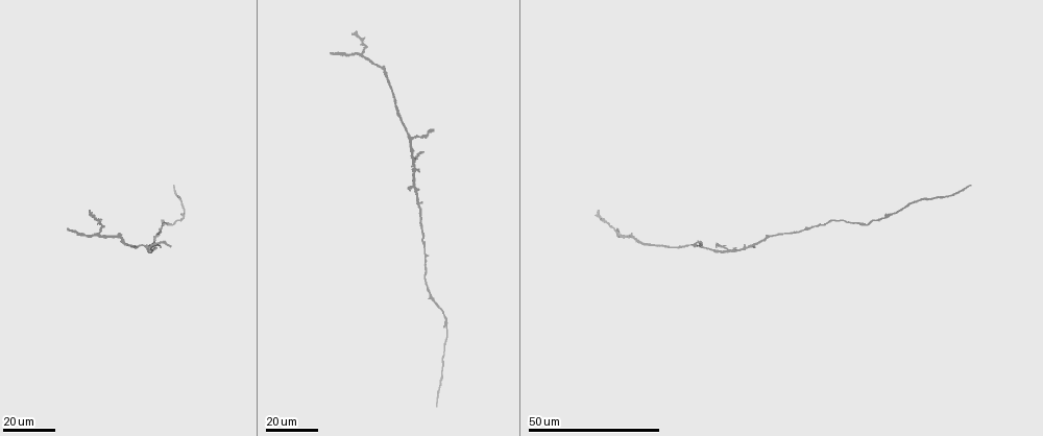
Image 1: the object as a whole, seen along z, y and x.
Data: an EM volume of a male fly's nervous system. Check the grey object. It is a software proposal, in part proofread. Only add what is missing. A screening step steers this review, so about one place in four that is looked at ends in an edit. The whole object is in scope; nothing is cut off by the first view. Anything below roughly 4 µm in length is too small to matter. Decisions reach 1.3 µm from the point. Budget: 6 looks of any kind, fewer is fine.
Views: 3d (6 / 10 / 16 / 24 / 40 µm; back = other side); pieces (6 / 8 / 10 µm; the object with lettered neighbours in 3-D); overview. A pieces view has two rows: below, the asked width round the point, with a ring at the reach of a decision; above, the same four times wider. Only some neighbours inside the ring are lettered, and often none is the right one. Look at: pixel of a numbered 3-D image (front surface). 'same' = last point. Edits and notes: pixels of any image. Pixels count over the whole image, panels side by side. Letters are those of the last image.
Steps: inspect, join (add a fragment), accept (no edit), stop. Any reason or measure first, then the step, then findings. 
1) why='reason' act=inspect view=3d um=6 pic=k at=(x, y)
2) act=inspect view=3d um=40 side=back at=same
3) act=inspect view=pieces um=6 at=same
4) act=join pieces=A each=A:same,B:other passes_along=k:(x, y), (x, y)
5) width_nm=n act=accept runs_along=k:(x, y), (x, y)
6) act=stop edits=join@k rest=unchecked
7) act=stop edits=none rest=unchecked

why='an open end' act=inspect view=3d um=24 pic=1 at=(330, 54)

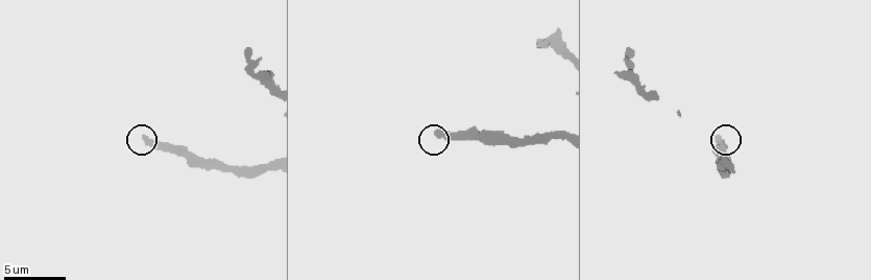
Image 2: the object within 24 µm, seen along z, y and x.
act=inspect view=pieces um=8 pic=2 at=(144, 139)

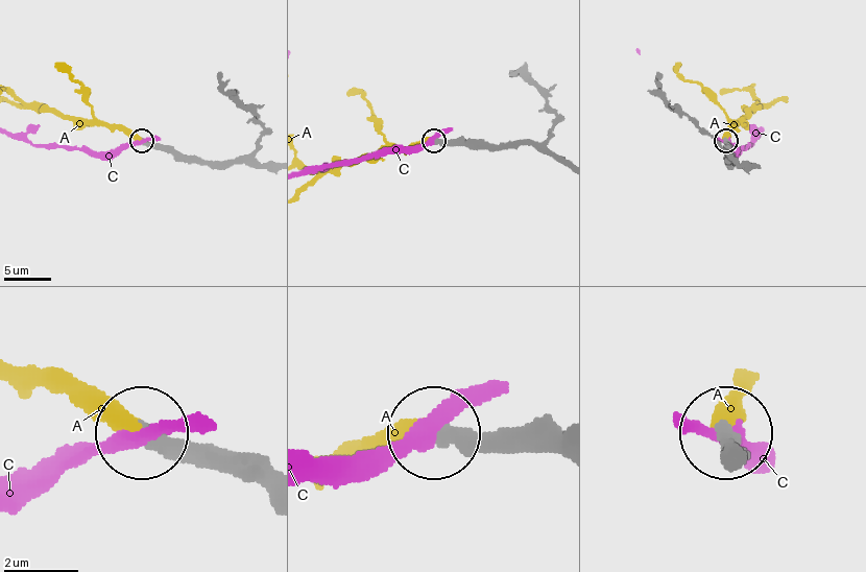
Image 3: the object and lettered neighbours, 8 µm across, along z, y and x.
width_nm=360 act=join pieces=A each=A:same,C:other found='the cell continues'

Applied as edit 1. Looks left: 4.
why='stops while still wide' act=inspect view=3d um=24 pic=1 at=(168, 245)

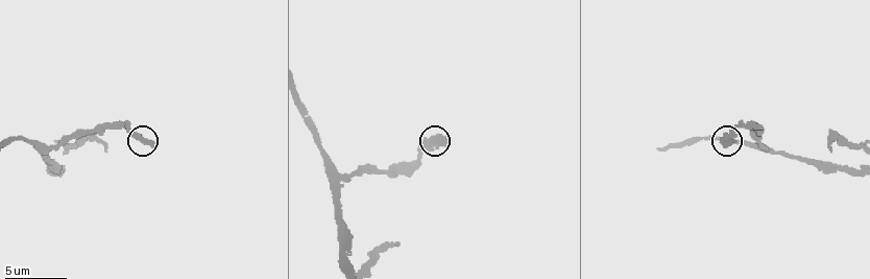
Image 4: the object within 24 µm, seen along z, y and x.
act=inspect view=pieces um=10 pic=4 at=(152, 144)

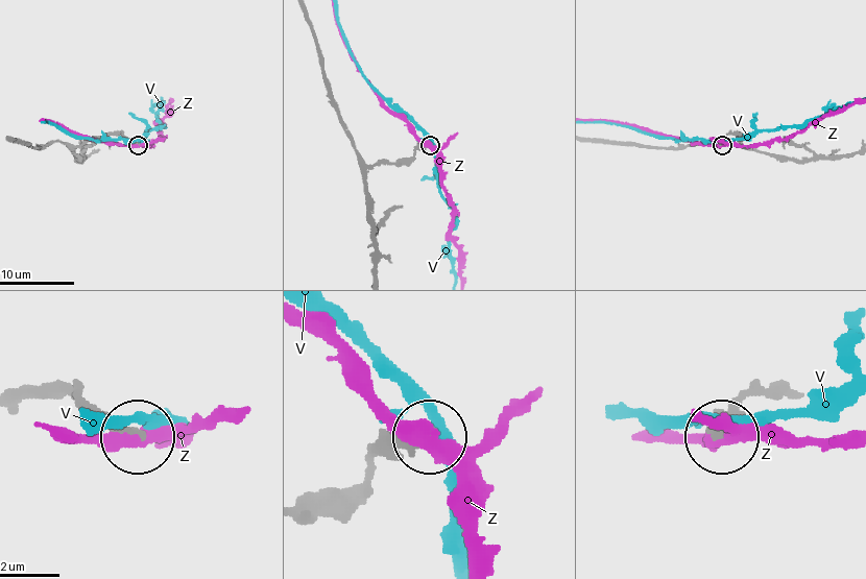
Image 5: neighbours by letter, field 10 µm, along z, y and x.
act=accept each=V:other,Z:other runs_along=5:(307, 511), (352, 490), (382, 456), (424, 441) found='no lettered fragment goes on from it'

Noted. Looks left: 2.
act=stop edits=join@3 rest=unchecked

